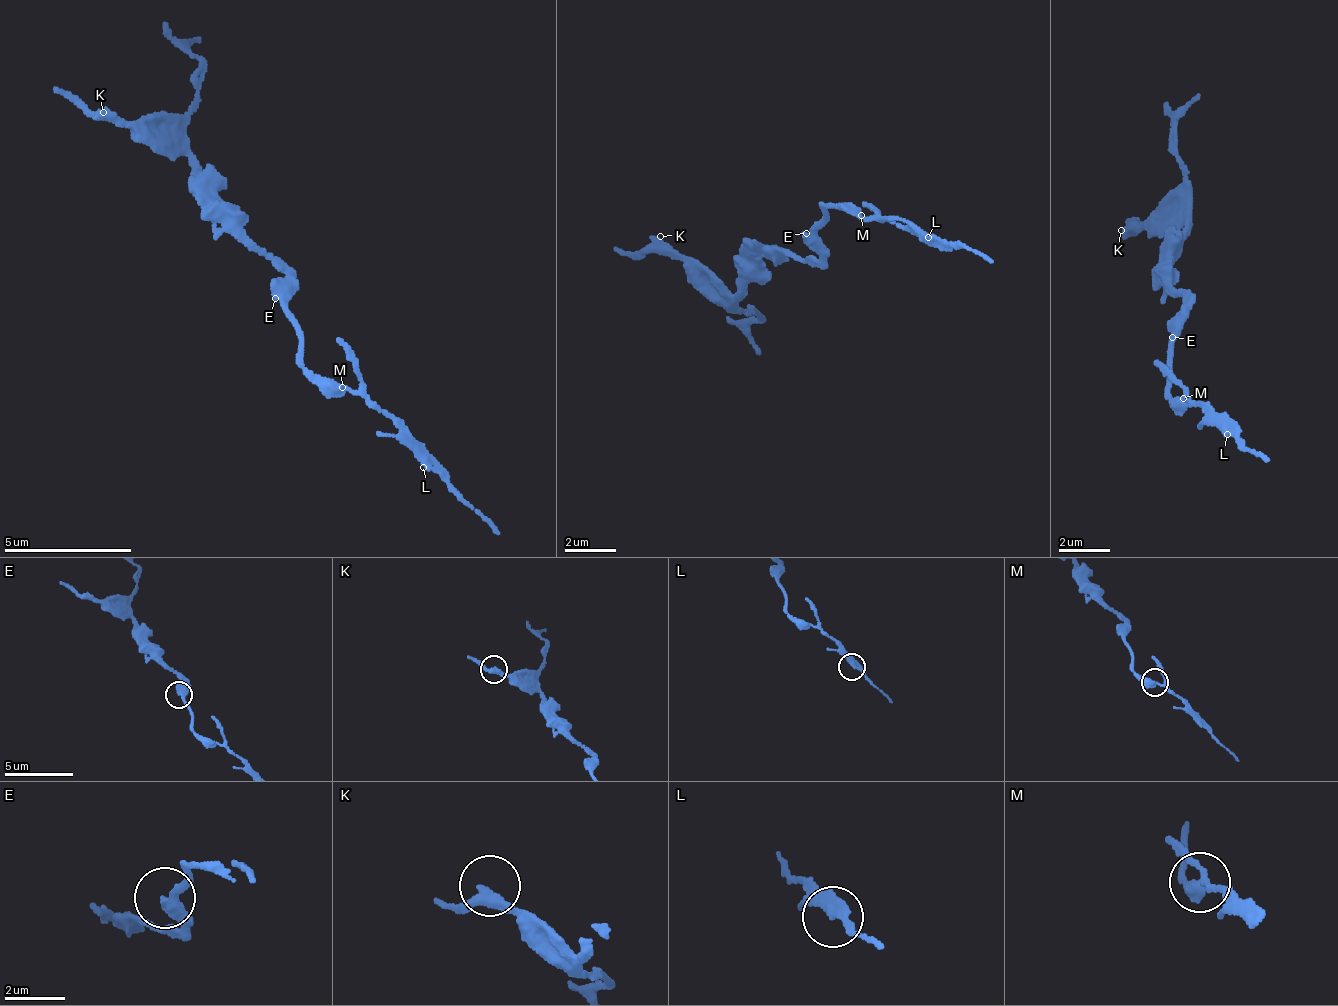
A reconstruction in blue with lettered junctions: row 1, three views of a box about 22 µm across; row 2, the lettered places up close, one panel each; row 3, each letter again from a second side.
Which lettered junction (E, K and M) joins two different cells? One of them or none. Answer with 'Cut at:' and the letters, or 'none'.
Cut at: M

